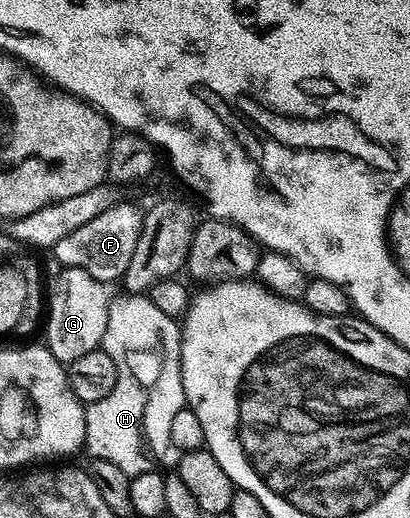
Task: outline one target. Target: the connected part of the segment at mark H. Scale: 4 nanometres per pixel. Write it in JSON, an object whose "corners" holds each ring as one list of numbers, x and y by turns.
{"corners":[[116,294,109,305,109,321,105,325,105,337,103,338,101,349,105,353,109,353,109,357,113,357,113,365,117,365,117,385,113,385,113,393,109,393,109,397,101,397,101,401,86,404,87,413,87,442,85,451,91,459,100,459,101,461,113,461,113,465,117,465,117,469,121,469,126,475,140,475,146,471,156,470,159,458,166,451,169,451,171,442,169,441,169,428,172,425,174,415,179,412,185,405,183,398,183,382,181,381,181,327,176,320,169,317,169,313,161,313,161,309,157,309,157,305,153,305,150,294]]}

